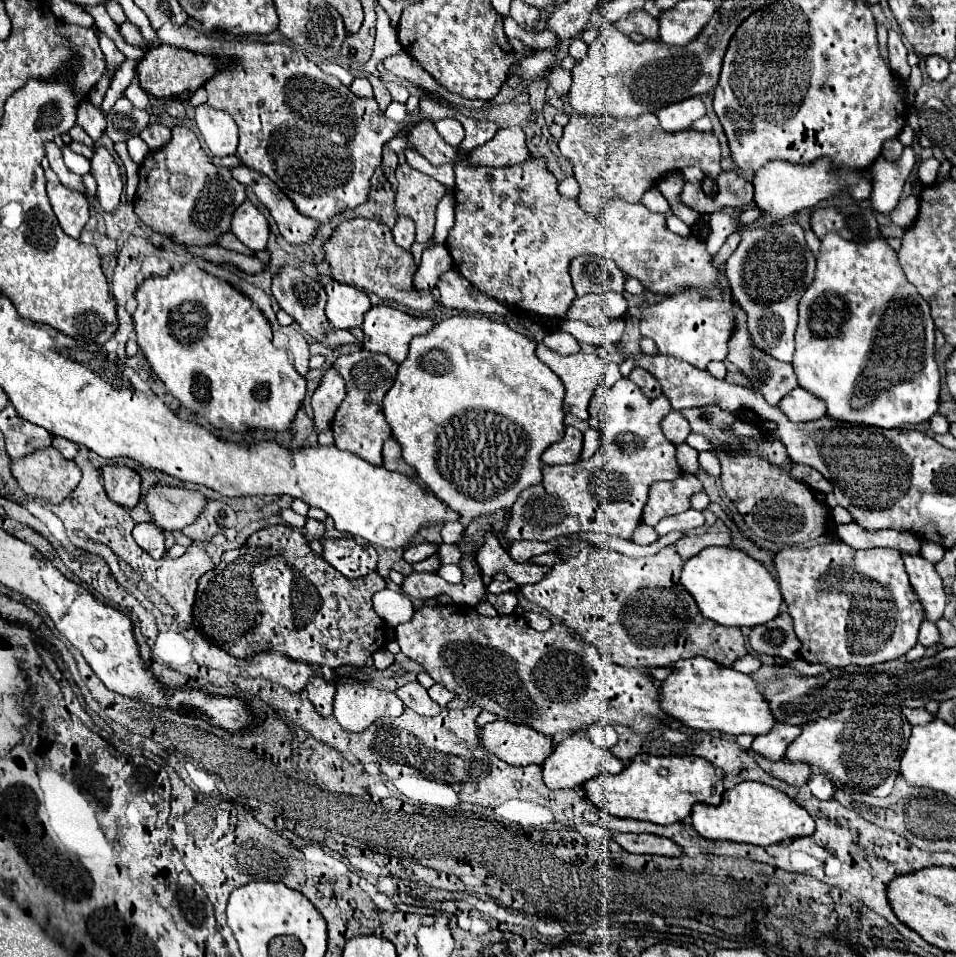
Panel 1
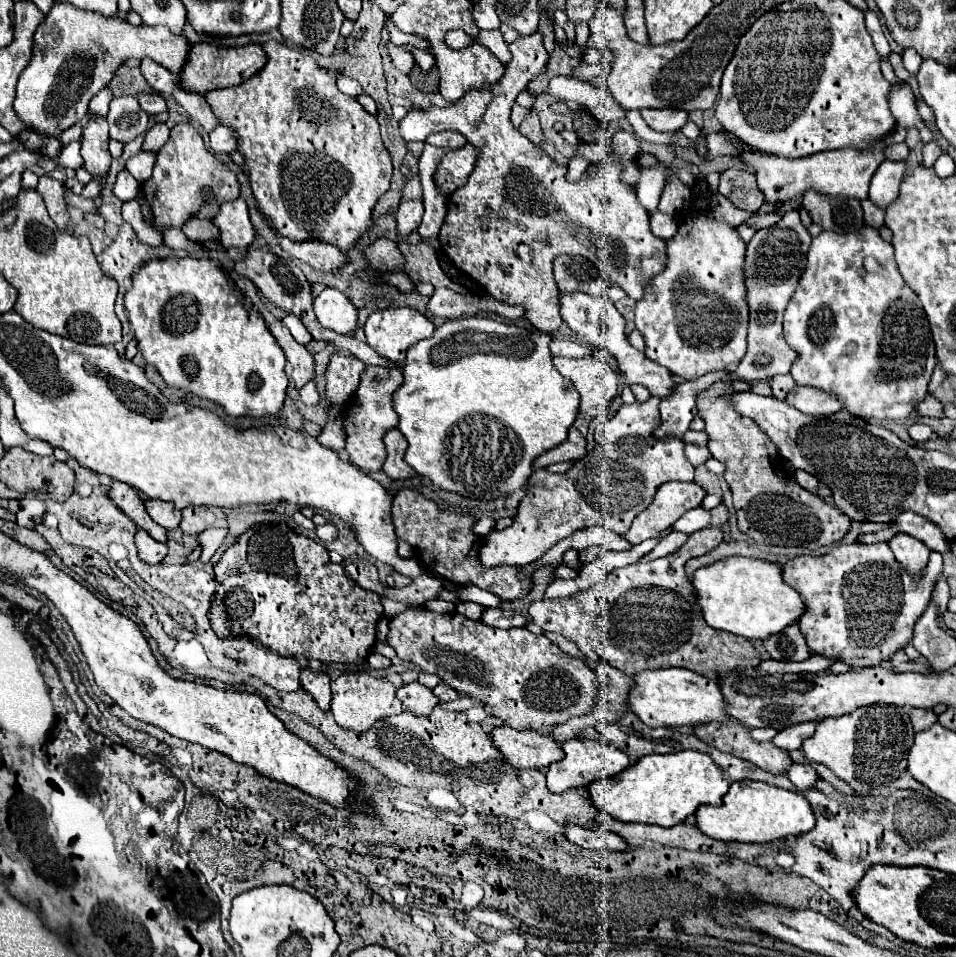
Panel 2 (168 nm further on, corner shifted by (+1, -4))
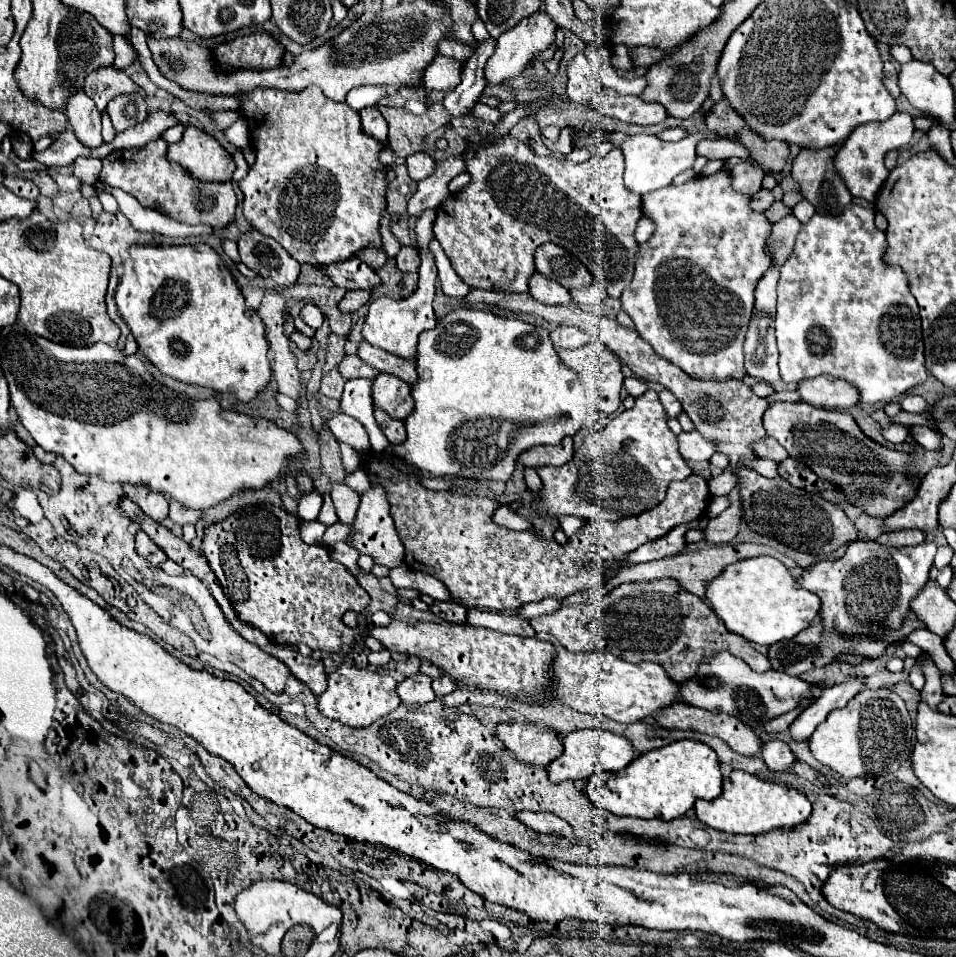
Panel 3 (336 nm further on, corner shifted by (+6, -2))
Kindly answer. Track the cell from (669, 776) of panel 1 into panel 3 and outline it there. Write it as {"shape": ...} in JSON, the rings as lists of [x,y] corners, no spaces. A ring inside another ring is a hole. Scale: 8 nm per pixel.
{"shape":[[[691,739],[673,741],[663,749],[639,755],[631,765],[615,773],[597,773],[587,781],[587,793],[593,805],[621,817],[671,821],[685,815],[697,799],[717,799],[721,795],[721,771],[715,751]]]}

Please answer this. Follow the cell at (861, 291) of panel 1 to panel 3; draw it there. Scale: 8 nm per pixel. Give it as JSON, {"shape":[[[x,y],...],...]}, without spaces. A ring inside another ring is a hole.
{"shape":[[[851,205],[843,207],[843,213],[837,217],[829,215],[813,215],[809,223],[805,223],[797,235],[793,253],[787,257],[787,261],[779,269],[779,285],[777,285],[777,317],[775,317],[775,333],[777,333],[777,347],[779,347],[779,371],[785,383],[801,383],[801,377],[807,375],[835,375],[839,379],[845,379],[853,383],[865,403],[891,403],[899,395],[903,395],[907,389],[915,387],[917,383],[923,383],[927,377],[925,369],[925,357],[923,357],[923,337],[921,337],[921,319],[919,319],[919,307],[915,297],[909,291],[907,275],[897,265],[887,265],[883,261],[883,255],[887,251],[887,237],[883,231],[875,227],[875,207],[861,207]]]}

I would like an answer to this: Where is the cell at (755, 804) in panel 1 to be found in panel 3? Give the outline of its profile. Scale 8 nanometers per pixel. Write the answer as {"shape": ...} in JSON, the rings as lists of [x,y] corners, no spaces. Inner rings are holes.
{"shape":[[[731,771],[723,779],[723,793],[713,801],[695,801],[697,819],[725,833],[767,833],[779,827],[795,827],[811,815],[809,799],[793,787],[763,781],[745,771]]]}

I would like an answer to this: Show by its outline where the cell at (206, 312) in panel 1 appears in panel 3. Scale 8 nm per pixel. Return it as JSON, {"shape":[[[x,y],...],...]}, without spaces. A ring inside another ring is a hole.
{"shape":[[[197,243],[197,247],[193,245],[169,245],[169,247],[157,247],[157,245],[131,245],[129,249],[129,259],[123,261],[123,275],[119,279],[119,287],[115,293],[115,301],[117,301],[117,309],[121,313],[121,317],[127,321],[127,325],[131,327],[131,333],[137,339],[139,351],[163,373],[169,375],[177,381],[183,383],[191,383],[191,385],[199,385],[199,387],[209,387],[221,393],[235,393],[241,395],[237,397],[239,401],[251,401],[271,379],[271,365],[267,359],[267,339],[265,339],[265,327],[263,321],[259,319],[259,315],[255,311],[251,311],[245,305],[245,297],[241,293],[241,289],[237,287],[233,275],[223,267],[221,257],[207,245],[207,243]]]}

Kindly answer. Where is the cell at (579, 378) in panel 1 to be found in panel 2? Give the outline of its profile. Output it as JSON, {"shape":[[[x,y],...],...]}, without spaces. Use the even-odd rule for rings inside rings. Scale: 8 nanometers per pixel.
{"shape":[[[592,355],[584,359],[552,357],[552,363],[580,393],[578,411],[584,419],[600,415],[608,405],[612,405],[618,393],[618,373],[608,363],[598,361]]]}

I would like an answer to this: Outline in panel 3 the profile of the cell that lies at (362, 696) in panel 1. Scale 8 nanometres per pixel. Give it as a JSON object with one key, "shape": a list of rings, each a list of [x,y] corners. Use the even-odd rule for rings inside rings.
{"shape":[[[339,667],[327,677],[327,689],[319,697],[319,711],[349,727],[367,727],[375,723],[375,719],[381,719],[383,715],[395,711],[401,703],[395,687],[397,681],[391,675],[379,675],[375,671],[367,669],[355,669],[355,667]]]}

